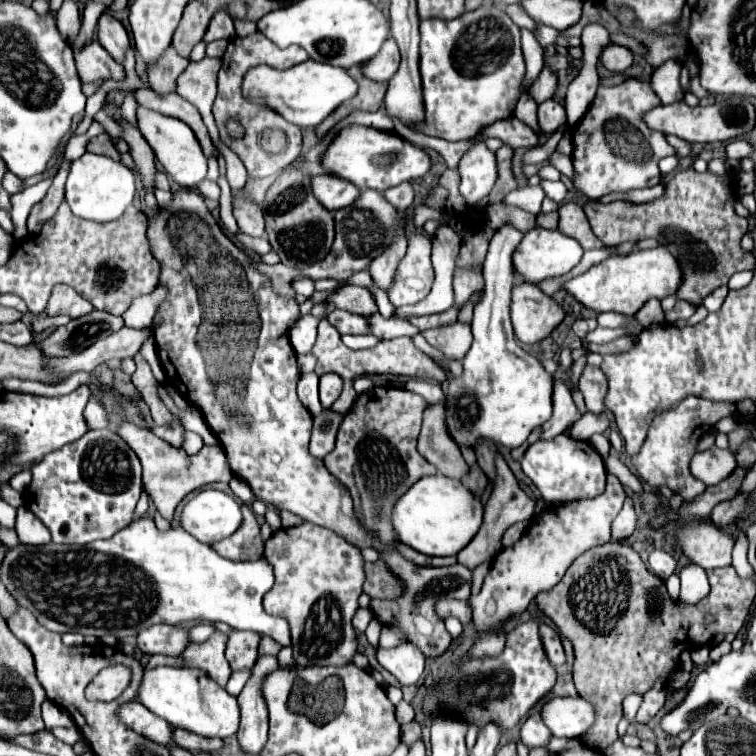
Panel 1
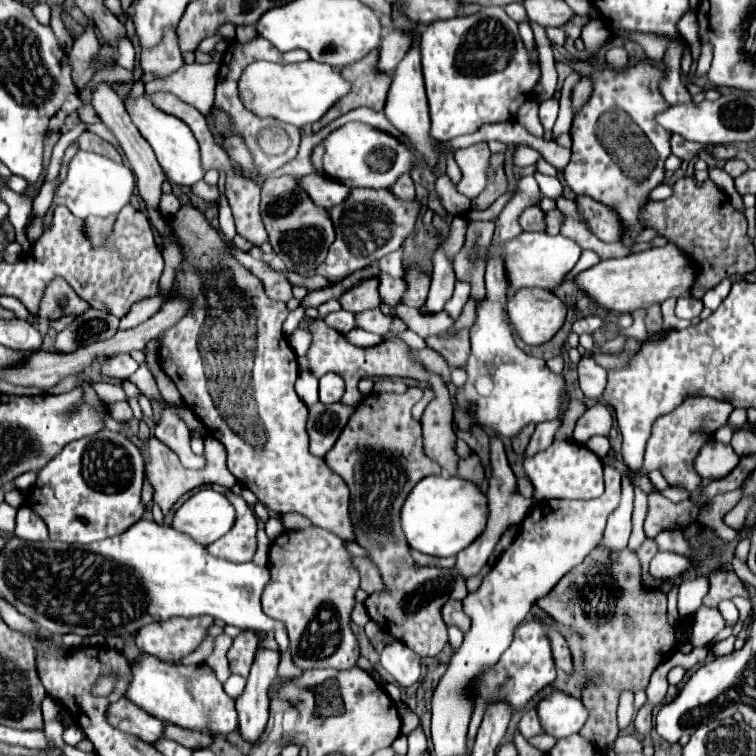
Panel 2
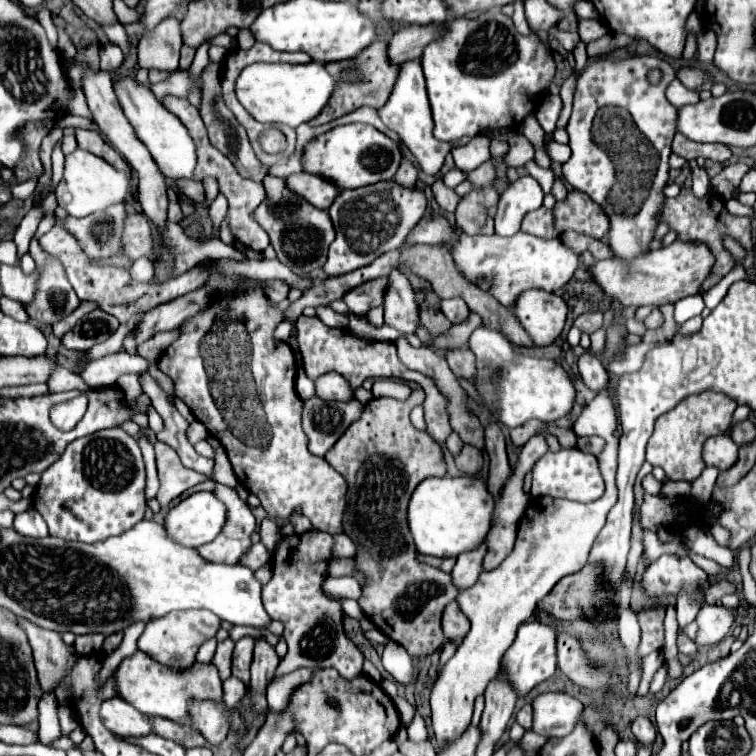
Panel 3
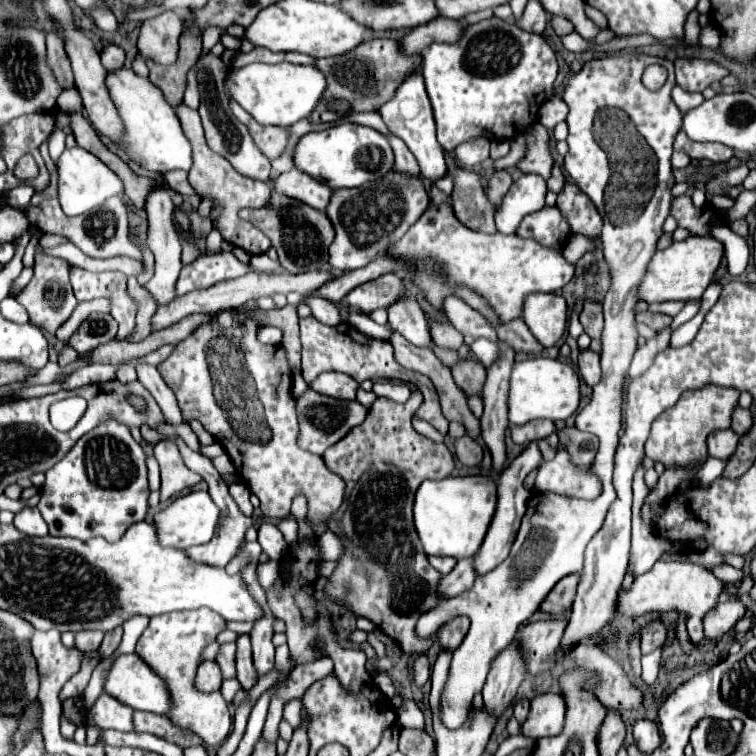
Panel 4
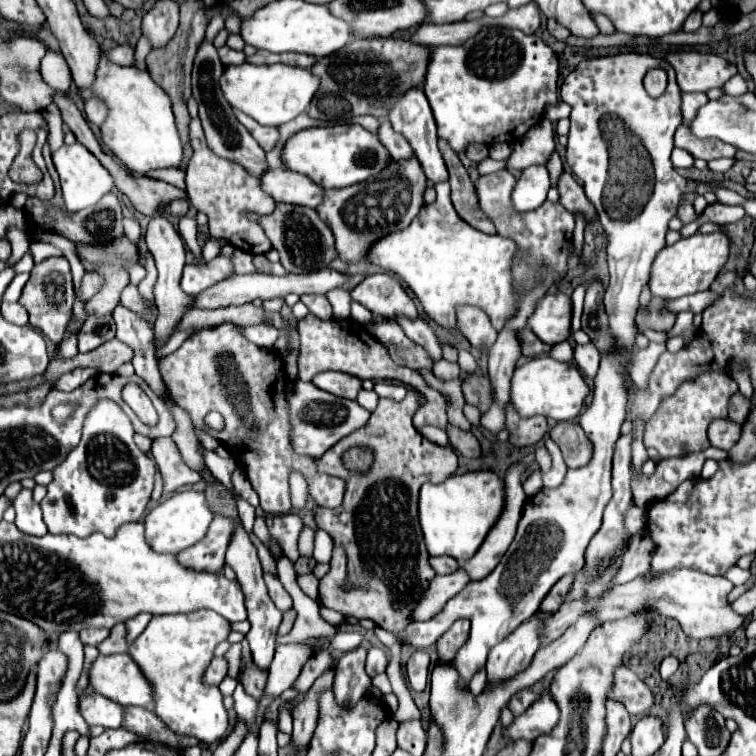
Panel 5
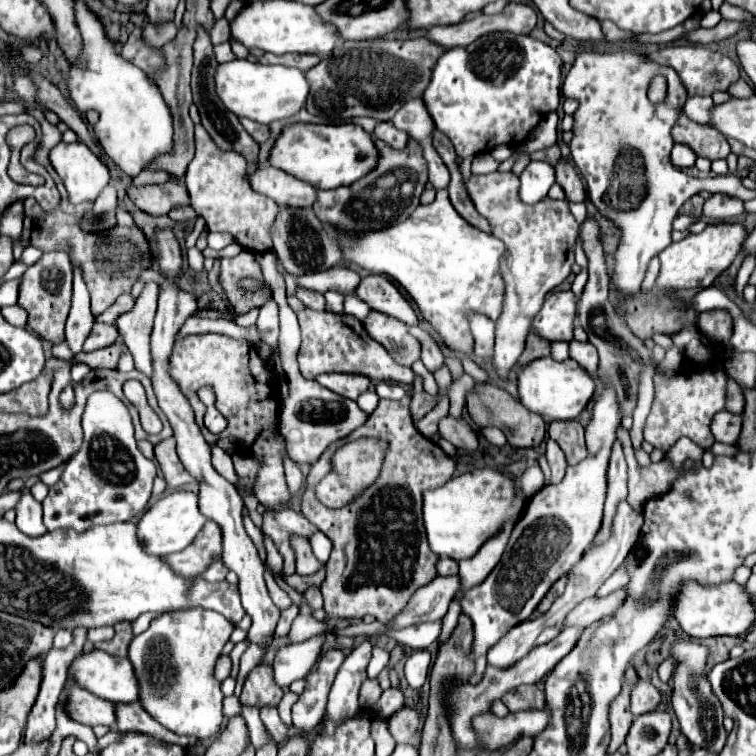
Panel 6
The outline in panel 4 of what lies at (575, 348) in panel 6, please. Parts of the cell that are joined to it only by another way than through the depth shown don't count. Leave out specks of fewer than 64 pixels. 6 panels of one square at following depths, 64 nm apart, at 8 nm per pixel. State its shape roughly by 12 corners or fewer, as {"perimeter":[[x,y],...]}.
{"perimeter":[[590,350],[578,356],[580,376],[588,386],[600,382],[600,356]]}

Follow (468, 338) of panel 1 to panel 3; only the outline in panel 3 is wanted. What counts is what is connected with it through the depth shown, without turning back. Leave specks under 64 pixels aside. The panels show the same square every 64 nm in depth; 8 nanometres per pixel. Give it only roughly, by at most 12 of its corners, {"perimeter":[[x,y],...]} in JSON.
{"perimeter":[[468,348],[446,350],[456,376],[474,378],[474,354]]}

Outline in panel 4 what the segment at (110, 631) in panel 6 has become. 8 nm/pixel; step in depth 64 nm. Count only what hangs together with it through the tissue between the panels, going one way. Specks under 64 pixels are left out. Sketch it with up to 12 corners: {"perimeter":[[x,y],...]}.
{"perimeter":[[78,632],[76,648],[82,654],[98,652],[104,632]]}

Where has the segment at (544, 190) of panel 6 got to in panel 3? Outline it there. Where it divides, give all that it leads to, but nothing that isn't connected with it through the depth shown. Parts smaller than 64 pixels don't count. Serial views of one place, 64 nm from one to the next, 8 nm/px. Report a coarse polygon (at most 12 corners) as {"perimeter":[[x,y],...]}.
{"perimeter":[[520,176],[500,196],[498,236],[514,236],[522,218],[542,206],[544,192]]}

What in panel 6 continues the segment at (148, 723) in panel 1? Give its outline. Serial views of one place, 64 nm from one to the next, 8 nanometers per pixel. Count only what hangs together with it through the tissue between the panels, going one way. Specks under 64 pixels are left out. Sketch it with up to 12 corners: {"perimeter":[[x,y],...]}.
{"perimeter":[[80,686],[68,690],[72,720],[116,726],[116,706]]}

